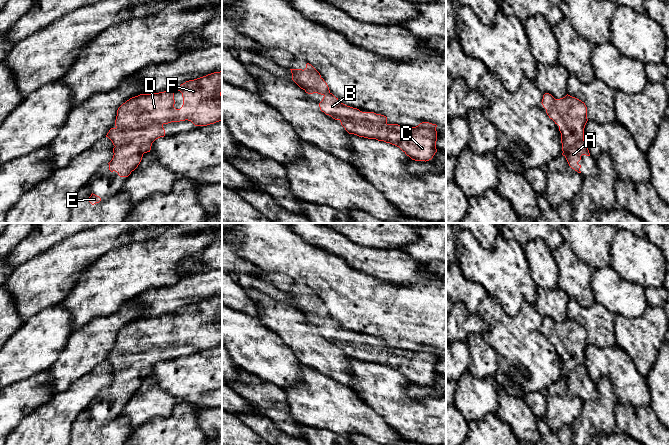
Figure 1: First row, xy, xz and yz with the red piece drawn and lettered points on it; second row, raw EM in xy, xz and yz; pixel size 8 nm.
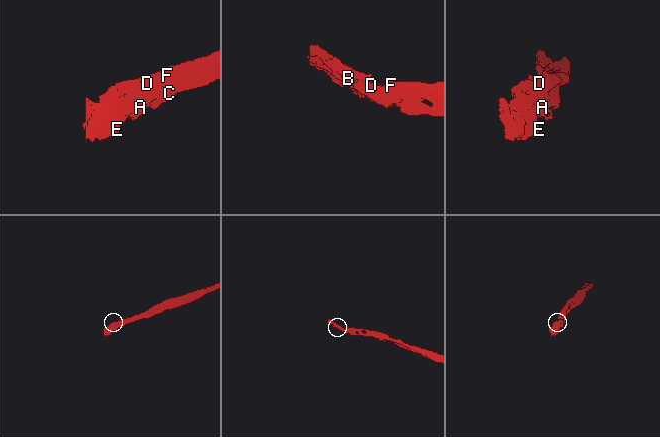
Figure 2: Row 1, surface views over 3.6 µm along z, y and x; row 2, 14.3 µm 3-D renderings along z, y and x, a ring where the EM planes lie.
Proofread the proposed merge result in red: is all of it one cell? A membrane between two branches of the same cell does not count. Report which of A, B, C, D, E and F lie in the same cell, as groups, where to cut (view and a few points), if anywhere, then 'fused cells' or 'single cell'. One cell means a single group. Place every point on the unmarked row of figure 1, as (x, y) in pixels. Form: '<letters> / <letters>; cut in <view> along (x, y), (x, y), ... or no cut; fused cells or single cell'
A B C D E F; no cut; single cell

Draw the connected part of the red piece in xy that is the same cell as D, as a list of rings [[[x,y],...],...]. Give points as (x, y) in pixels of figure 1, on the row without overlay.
[[[222,295],[186,305],[176,313],[182,317],[183,321],[183,329],[180,333],[174,331],[175,324],[172,314],[154,318],[140,318],[130,322],[118,332],[115,344],[116,351],[111,352],[106,359],[115,370],[113,372],[113,382],[108,387],[111,396],[117,396],[120,401],[128,401],[140,388],[143,378],[150,376],[152,367],[156,363],[165,360],[164,348],[188,344],[195,350],[207,350],[222,344]]]

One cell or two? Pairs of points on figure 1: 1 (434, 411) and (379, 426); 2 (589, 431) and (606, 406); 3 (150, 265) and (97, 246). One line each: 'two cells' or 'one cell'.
1: two cells
2: one cell
3: two cells

